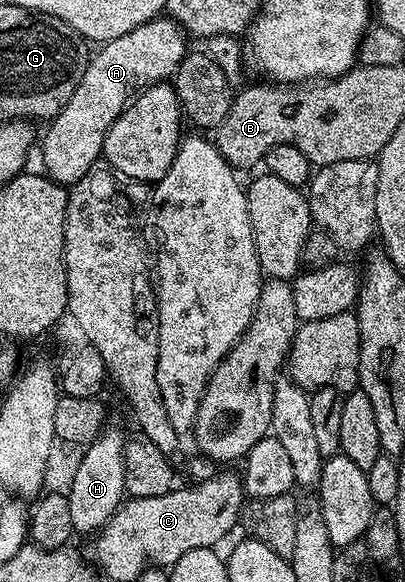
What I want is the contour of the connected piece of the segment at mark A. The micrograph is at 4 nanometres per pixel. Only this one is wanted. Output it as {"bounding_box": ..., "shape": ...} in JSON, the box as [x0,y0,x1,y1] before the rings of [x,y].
{"bounding_box":[40,17,188,189],"shape":[[[159,17],[148,21],[144,25],[140,25],[136,29],[132,29],[132,33],[124,33],[124,37],[116,37],[112,41],[101,44],[97,48],[98,51],[89,56],[86,68],[84,69],[84,77],[80,77],[80,85],[76,85],[76,89],[72,89],[72,97],[64,105],[64,109],[60,109],[60,113],[55,115],[53,119],[49,120],[48,126],[50,127],[46,131],[46,136],[41,136],[40,147],[42,143],[42,163],[46,168],[44,168],[45,174],[49,178],[53,179],[56,183],[61,183],[63,187],[69,189],[74,186],[74,184],[80,181],[80,177],[84,177],[84,173],[88,173],[88,169],[92,169],[95,165],[102,159],[102,150],[104,149],[104,137],[108,133],[108,129],[116,121],[116,117],[120,117],[120,113],[126,110],[131,99],[134,98],[138,92],[143,91],[145,87],[151,87],[154,83],[160,83],[169,80],[174,74],[174,70],[180,65],[180,61],[186,56],[188,50],[187,36],[184,34],[181,27],[174,22],[173,19],[169,17]]]}

